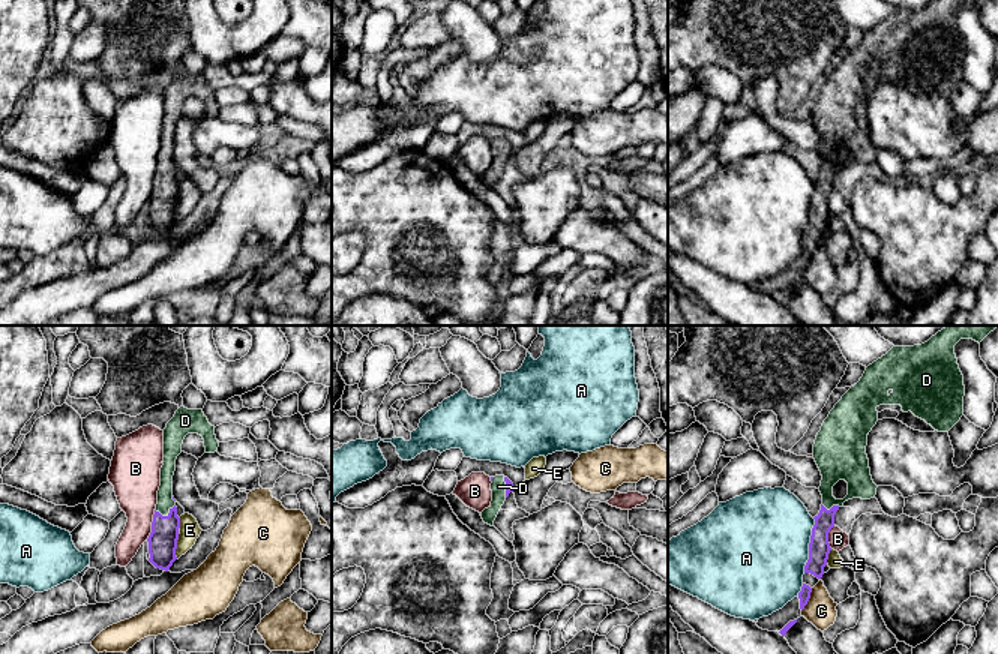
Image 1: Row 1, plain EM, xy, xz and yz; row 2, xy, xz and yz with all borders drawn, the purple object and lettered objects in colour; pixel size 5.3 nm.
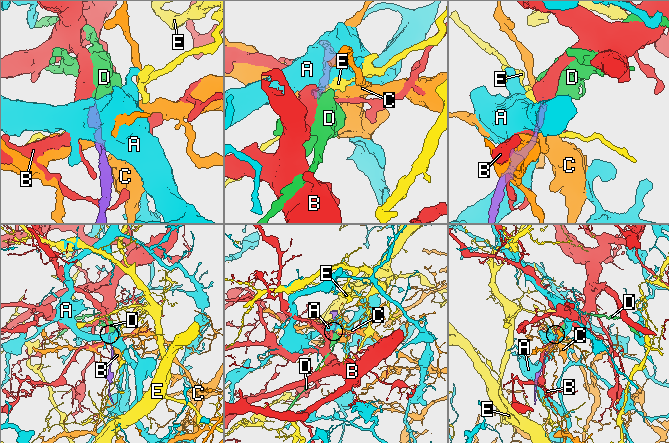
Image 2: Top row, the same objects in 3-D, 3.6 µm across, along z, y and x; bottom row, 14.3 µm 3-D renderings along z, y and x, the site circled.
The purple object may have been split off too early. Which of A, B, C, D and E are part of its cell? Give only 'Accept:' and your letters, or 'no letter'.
Accept: D

